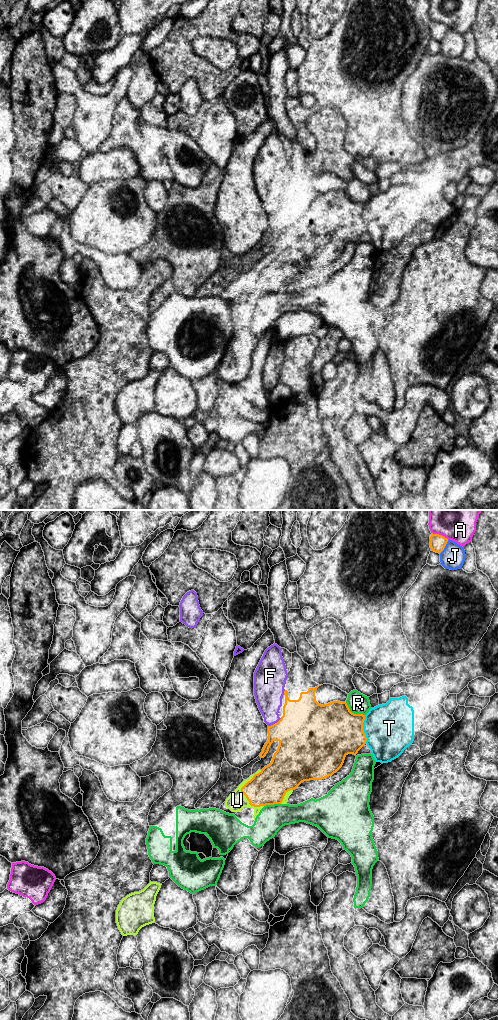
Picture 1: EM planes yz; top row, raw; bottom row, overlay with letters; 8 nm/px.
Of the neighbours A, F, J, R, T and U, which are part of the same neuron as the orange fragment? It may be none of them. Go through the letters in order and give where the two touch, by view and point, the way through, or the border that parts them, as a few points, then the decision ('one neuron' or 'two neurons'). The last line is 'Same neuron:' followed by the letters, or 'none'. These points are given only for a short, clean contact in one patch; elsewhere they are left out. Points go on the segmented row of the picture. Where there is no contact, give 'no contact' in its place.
A: meets orange in yz at (440, 535); two neurons
F: meets orange in yz at (275, 723); two neurons
J: meets orange in yz at (444, 547); two neurons
R: meets orange in yz at (353, 713); two neurons
T: meets orange in yz at (362, 729); two neurons
U: meets orange in yz at (241, 788); one neuron
Same neuron: U

